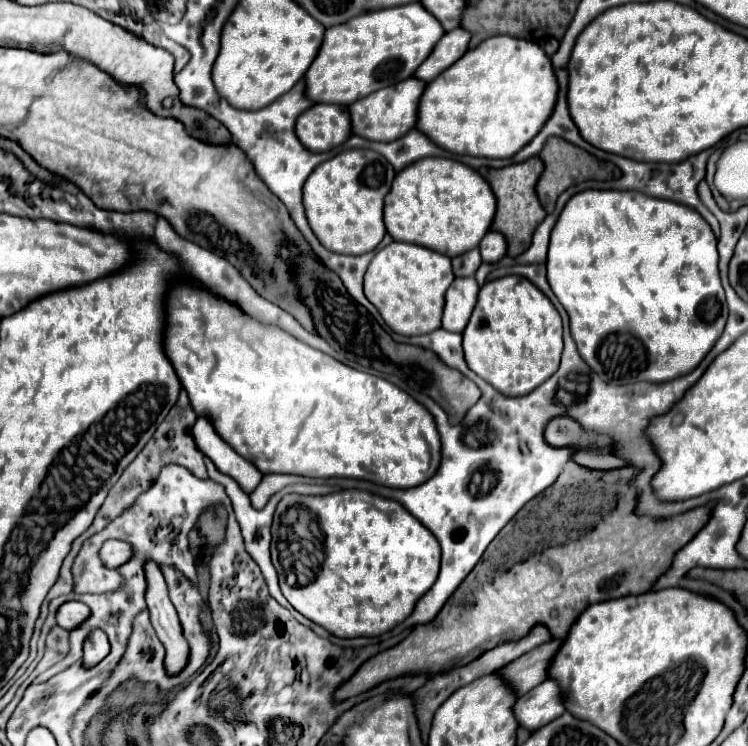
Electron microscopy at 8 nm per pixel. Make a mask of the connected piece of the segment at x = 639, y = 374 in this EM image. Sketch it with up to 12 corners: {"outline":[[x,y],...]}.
{"outline":[[574,194],[548,284],[608,384],[688,374],[728,308],[698,212]]}

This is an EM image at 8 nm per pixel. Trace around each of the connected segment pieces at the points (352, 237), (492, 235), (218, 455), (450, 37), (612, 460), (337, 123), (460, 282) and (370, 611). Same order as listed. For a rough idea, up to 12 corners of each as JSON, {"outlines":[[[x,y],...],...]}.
{"outlines":[[[342,150],[304,184],[304,210],[336,254],[374,250],[394,168]],[[488,232],[480,242],[484,262],[498,262],[506,254],[500,232]],[[198,418],[192,436],[216,468],[252,492],[262,474]],[[448,30],[414,78],[432,82],[468,50],[470,34]],[[576,452],[572,460],[588,470],[628,466],[612,452]],[[314,104],[296,120],[310,152],[350,138],[348,108]],[[456,278],[448,292],[442,328],[462,332],[476,304],[474,278]],[[288,494],[284,598],[338,638],[380,636],[440,572],[404,506]]]}

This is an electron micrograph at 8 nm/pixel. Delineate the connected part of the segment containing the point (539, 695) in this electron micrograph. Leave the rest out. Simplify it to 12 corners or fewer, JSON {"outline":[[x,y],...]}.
{"outline":[[552,678],[514,706],[516,720],[538,730],[556,720],[564,698]]}

